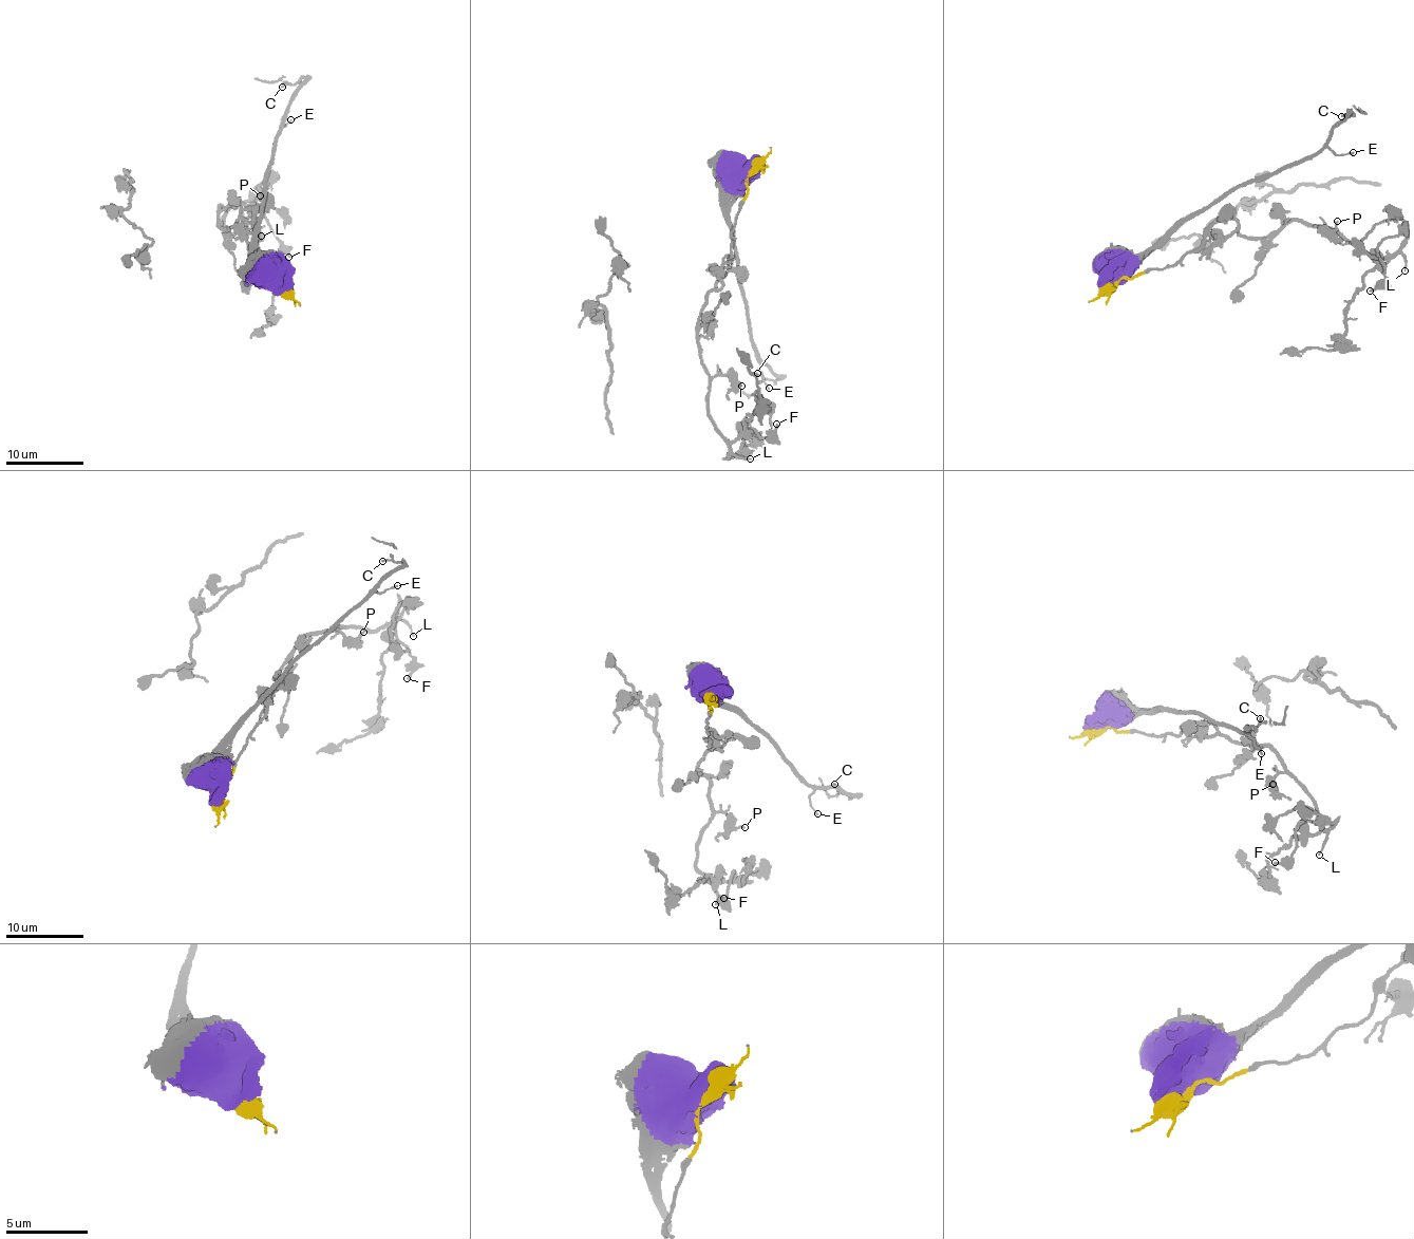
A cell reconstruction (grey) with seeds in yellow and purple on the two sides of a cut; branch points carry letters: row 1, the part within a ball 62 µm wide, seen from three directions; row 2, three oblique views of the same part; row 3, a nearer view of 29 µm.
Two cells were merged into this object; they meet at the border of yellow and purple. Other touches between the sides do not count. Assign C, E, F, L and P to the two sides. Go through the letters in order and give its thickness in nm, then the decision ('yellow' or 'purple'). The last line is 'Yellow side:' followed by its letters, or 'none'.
C: 90 nm | purple
E: 100 nm | purple
F: 180 nm | yellow
L: 140 nm | yellow
P: 130 nm | yellow
Yellow side: F, L, P

